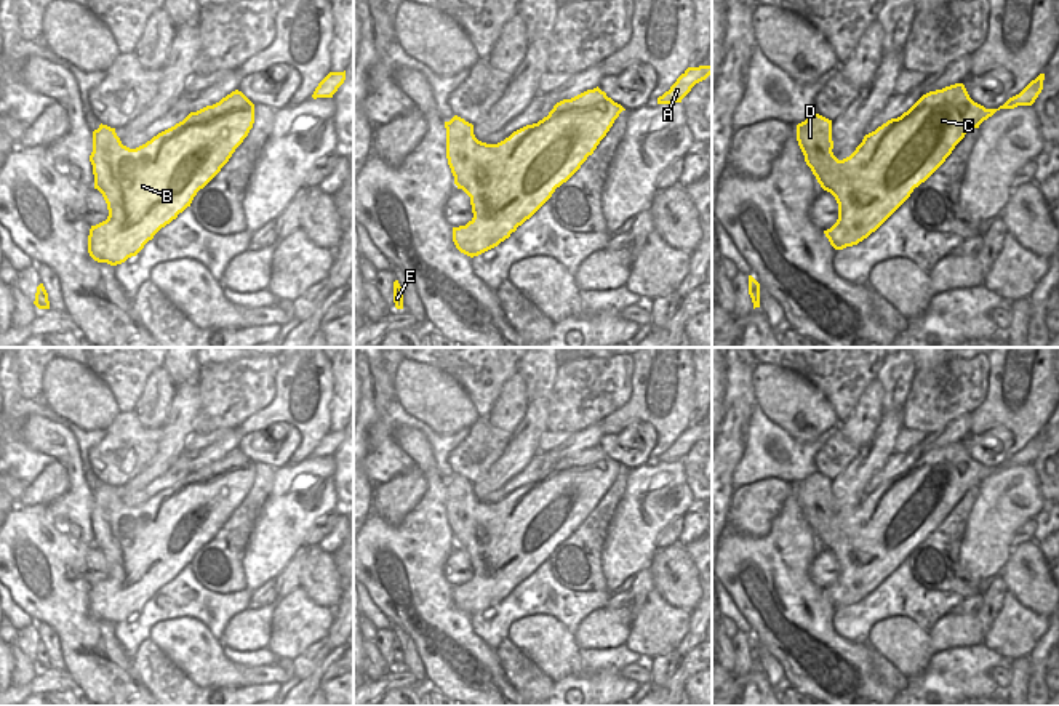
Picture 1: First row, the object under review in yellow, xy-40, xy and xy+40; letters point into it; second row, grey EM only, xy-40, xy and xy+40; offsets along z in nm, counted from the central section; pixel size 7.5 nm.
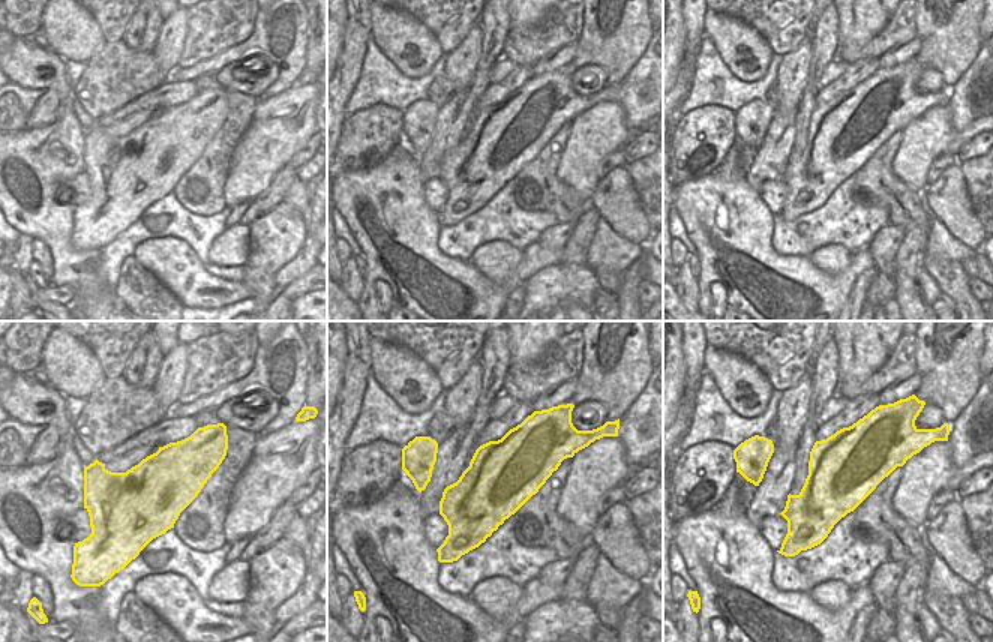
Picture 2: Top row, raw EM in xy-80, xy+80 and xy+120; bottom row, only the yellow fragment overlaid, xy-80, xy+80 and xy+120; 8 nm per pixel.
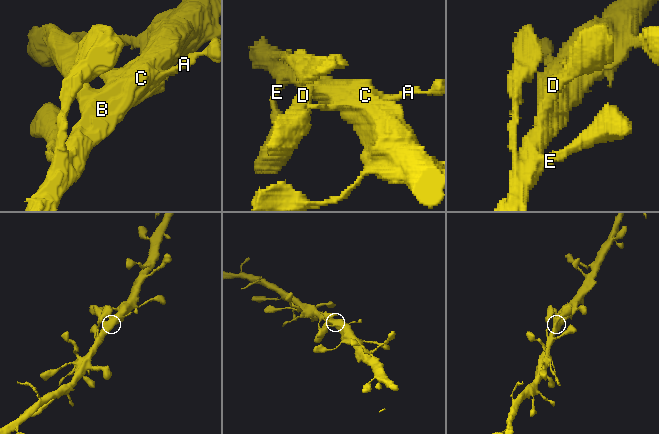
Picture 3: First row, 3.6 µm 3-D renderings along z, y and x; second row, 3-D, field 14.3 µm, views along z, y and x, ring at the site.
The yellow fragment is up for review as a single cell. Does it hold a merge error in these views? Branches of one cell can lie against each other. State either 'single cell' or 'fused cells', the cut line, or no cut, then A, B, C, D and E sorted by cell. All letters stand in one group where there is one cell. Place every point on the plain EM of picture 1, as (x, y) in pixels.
single cell; no cut; A B C D E

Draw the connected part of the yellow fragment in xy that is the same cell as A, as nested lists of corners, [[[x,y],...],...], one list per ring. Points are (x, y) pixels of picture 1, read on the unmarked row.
[[[712,424],[688,426],[677,440],[657,456],[657,463],[681,461],[681,458],[691,450],[691,447],[705,439],[712,432]]]

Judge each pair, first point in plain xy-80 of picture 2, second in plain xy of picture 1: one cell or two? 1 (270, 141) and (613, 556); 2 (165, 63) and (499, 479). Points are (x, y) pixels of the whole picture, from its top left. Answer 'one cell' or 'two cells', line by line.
1: one cell
2: one cell

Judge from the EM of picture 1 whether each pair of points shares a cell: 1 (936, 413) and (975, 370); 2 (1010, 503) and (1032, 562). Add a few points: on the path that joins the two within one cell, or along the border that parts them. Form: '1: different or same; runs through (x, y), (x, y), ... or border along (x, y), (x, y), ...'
1: same; runs through (946, 402), (965, 381)
2: different; border along (1013, 548), (1008, 561), (997, 573)

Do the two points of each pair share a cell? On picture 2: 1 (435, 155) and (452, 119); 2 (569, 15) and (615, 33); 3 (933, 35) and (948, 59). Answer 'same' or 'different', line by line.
1: same
2: different
3: same

